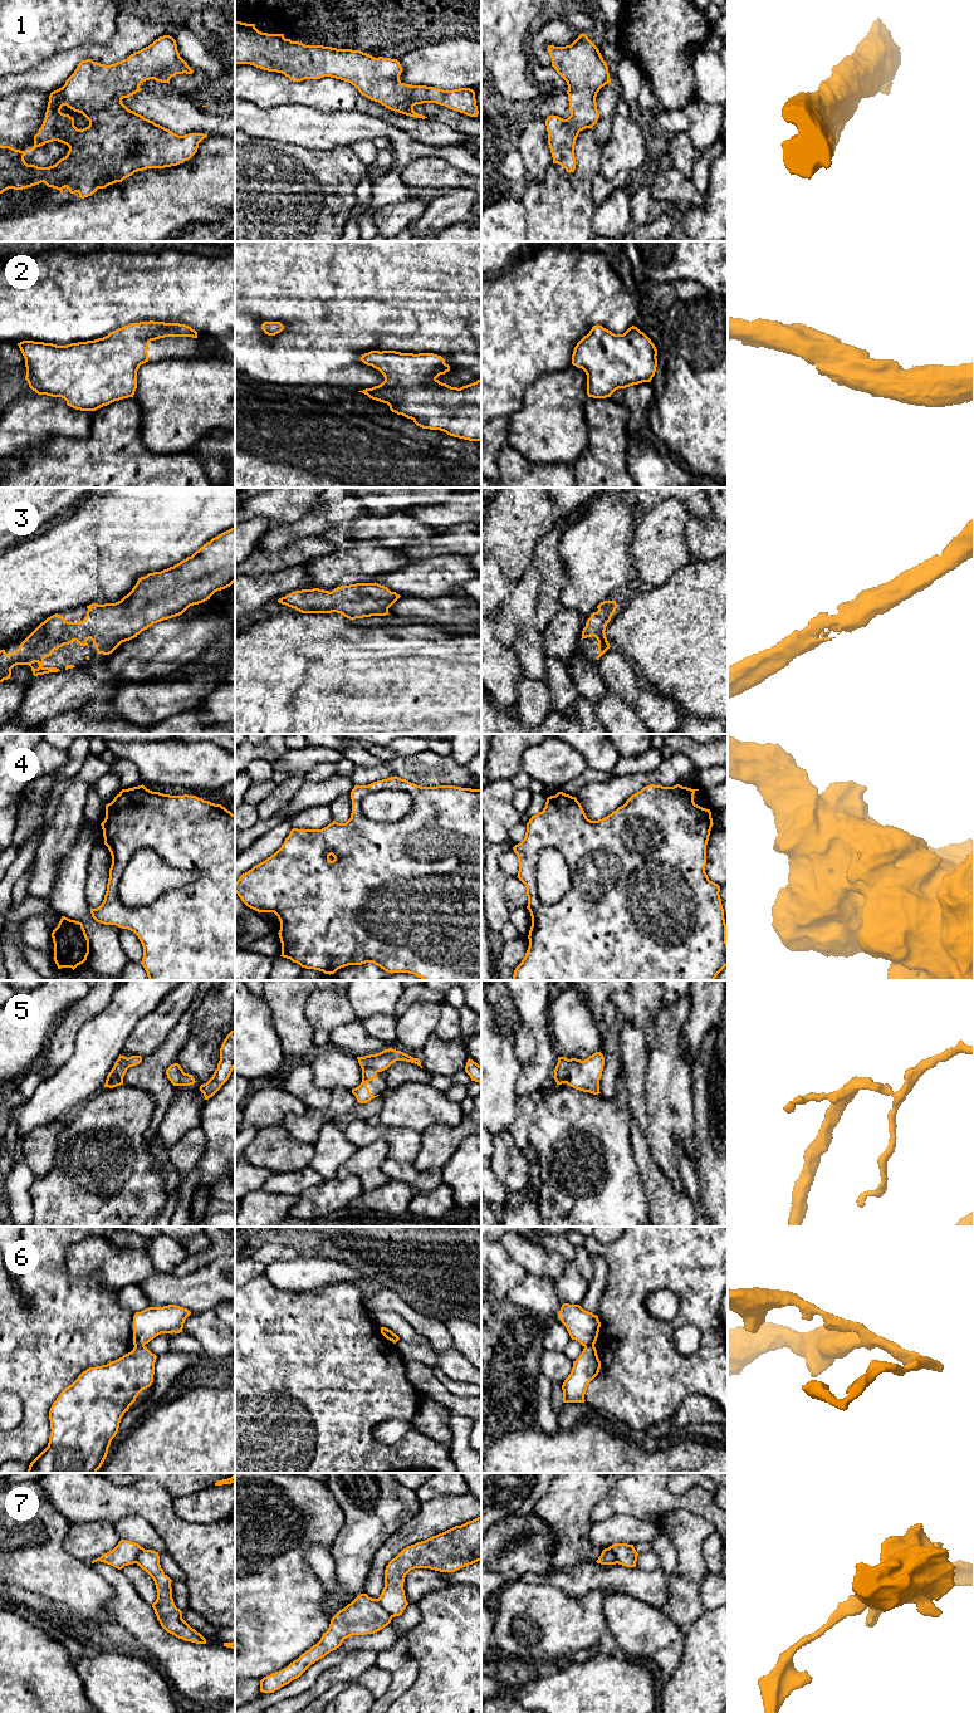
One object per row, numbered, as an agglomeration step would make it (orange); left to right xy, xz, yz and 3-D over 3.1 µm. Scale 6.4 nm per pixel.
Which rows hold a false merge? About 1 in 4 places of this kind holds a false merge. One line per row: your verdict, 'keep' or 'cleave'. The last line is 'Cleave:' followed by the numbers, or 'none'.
1: keep
2: keep
3: keep
4: cleave
5: cleave
6: cleave
7: cleave
Cleave: 4, 5, 6, 7

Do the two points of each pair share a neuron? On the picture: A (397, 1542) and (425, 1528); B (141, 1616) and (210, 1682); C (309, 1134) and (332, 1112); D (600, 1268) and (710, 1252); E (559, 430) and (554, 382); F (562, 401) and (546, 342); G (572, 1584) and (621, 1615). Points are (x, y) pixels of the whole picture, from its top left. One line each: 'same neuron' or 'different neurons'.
A: same neuron
B: same neuron
C: same neuron
D: different neurons
E: same neuron
F: different neurons
G: different neurons

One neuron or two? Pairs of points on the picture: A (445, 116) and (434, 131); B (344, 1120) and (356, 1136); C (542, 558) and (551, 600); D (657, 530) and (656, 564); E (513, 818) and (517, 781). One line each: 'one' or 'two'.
A: two
B: two
C: one
D: one
E: two

